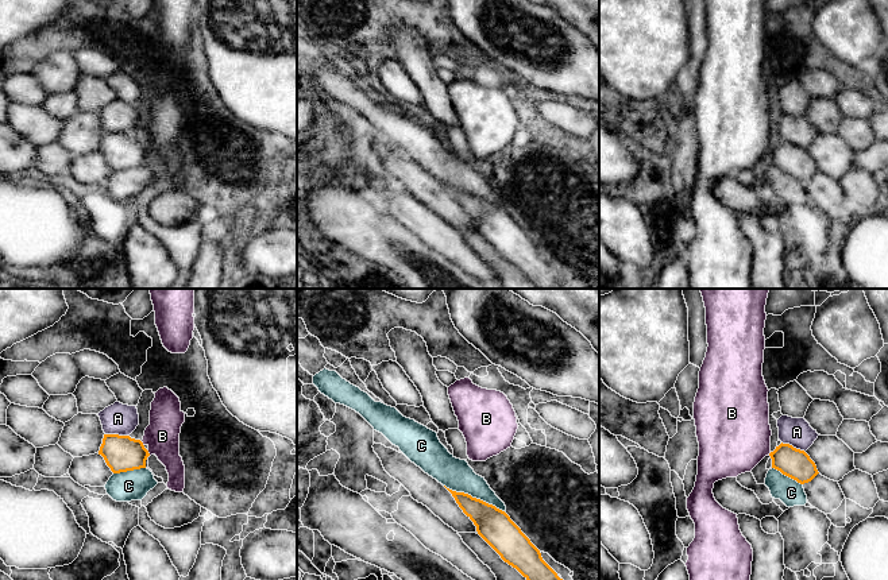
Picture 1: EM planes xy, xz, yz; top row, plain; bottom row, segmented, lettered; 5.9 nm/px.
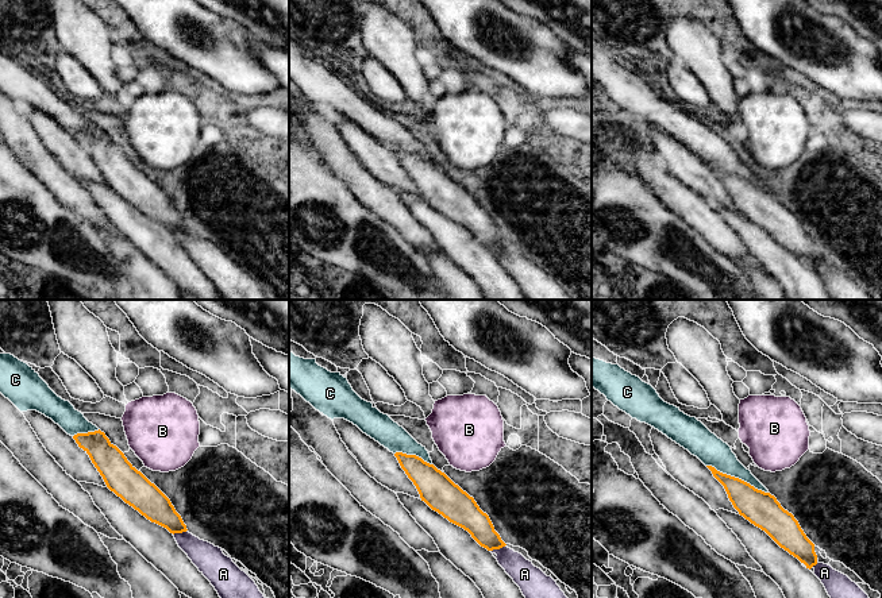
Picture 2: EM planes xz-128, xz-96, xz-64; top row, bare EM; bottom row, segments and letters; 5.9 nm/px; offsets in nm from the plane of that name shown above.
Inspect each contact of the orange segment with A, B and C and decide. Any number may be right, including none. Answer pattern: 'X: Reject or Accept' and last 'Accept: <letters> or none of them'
A: Accept
B: Reject
C: Accept
Accept: A, C

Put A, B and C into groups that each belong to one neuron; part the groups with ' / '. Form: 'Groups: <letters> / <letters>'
Groups: A C / B

